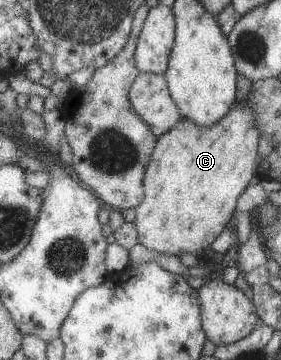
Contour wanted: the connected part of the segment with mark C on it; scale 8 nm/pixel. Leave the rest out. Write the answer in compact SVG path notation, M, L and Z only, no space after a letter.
M248 100L234 101L226 114L212 125L201 127L182 117L164 134L157 137L143 176L143 199L134 209L133 220L137 242L156 253L169 255L189 252L203 257L209 244L224 230L233 218L238 196L255 176L259 130L256 113Z

